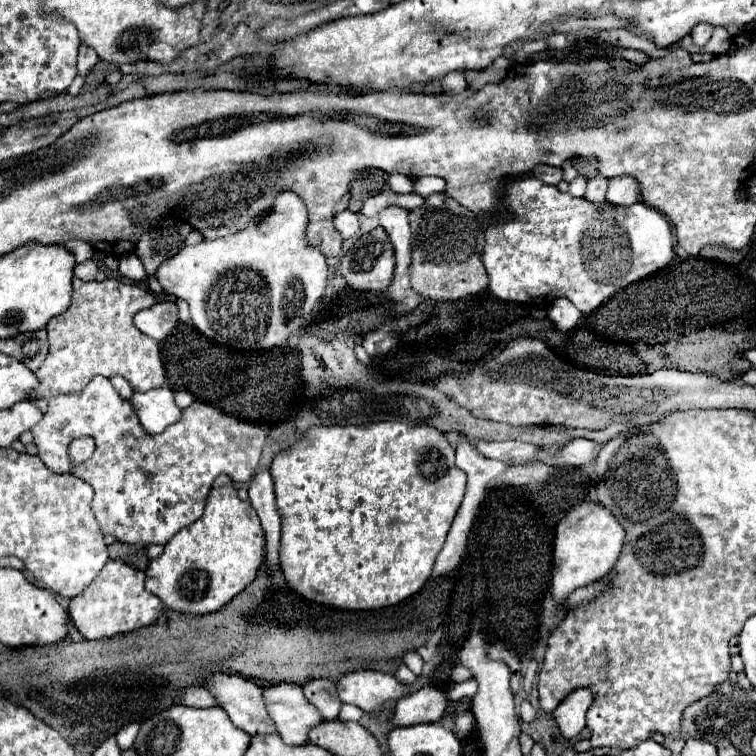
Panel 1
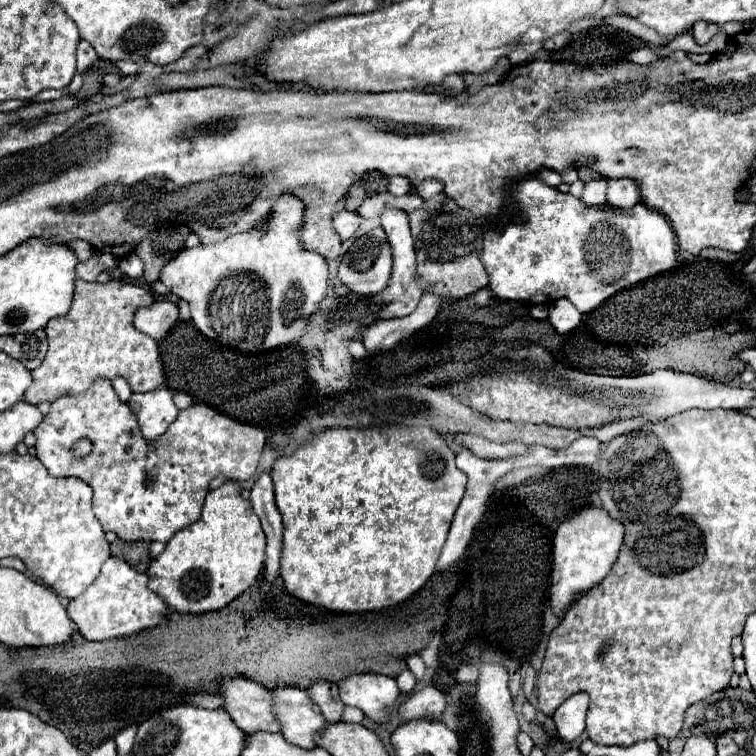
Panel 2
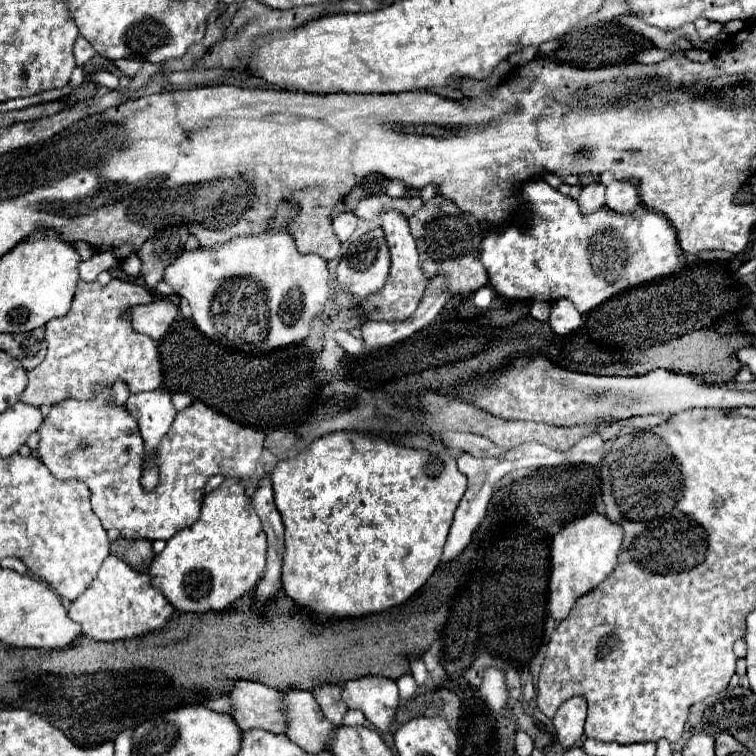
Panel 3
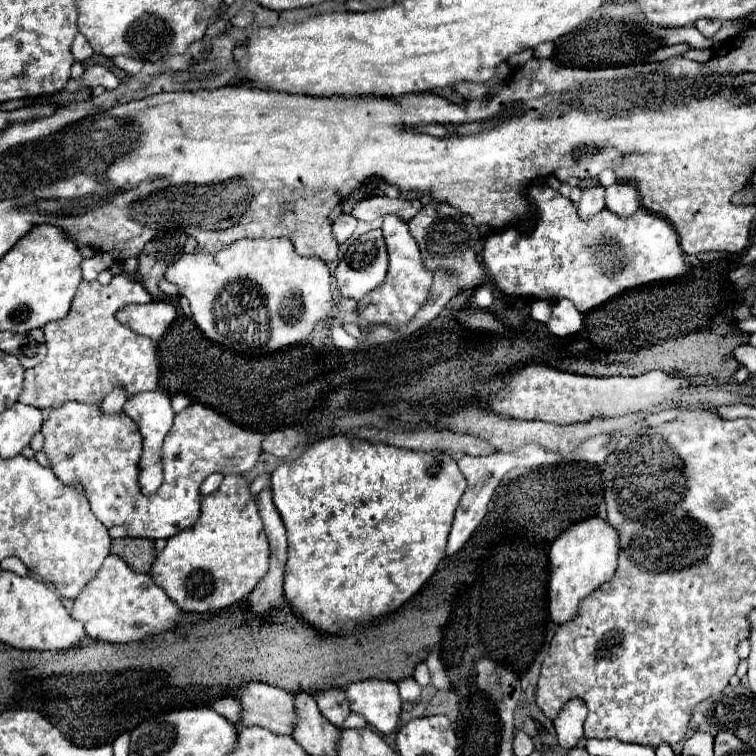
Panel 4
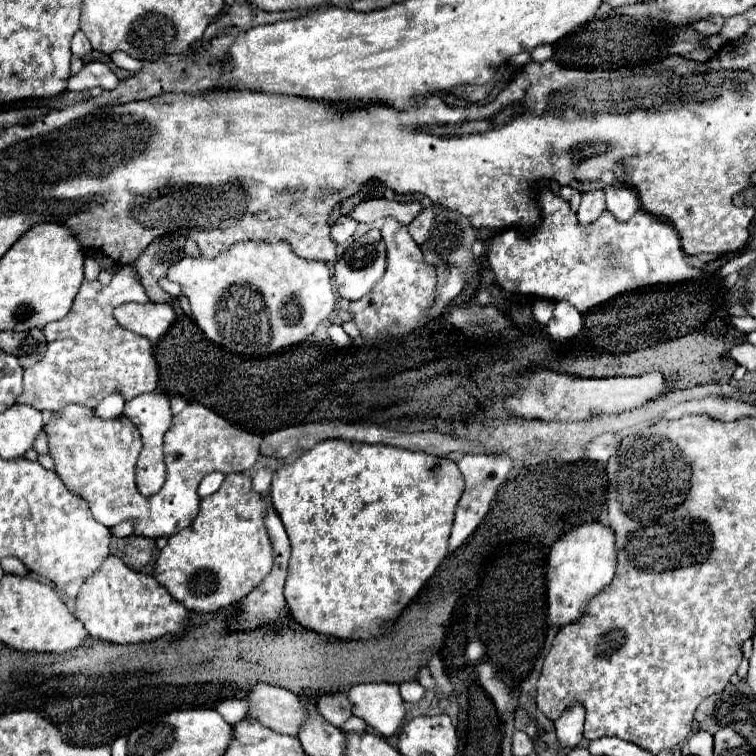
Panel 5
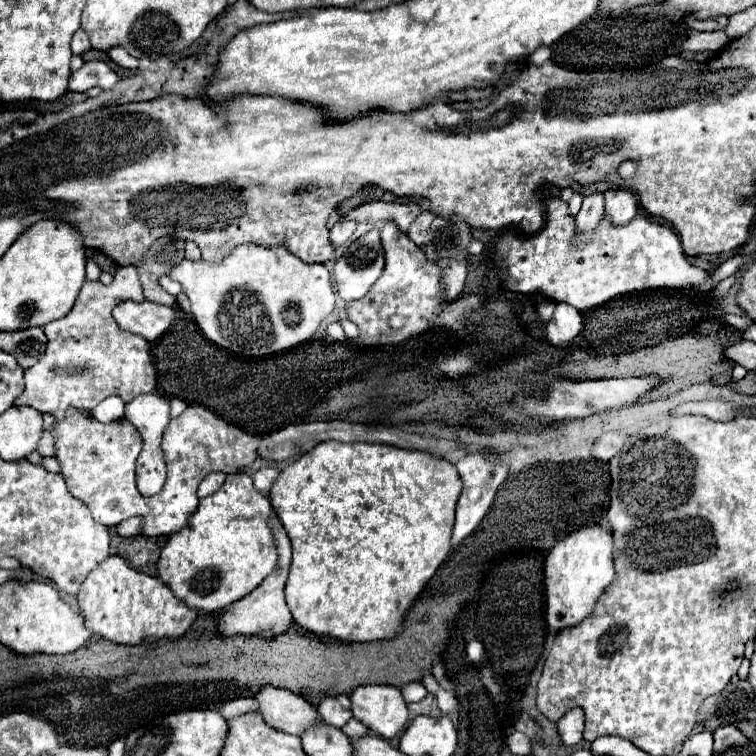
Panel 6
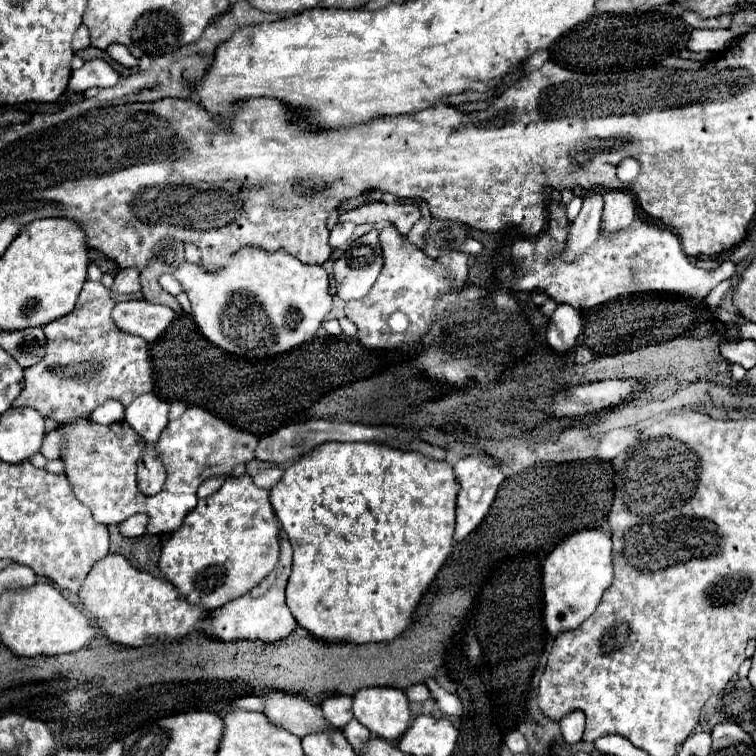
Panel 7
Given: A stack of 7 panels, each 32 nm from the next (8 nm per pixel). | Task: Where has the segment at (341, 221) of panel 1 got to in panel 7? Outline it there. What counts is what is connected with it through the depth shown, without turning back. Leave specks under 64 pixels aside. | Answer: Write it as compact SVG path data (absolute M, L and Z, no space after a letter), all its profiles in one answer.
M338 222L330 232L330 246L340 248L346 240L350 240L350 236L354 234L354 228L356 226L352 222Z

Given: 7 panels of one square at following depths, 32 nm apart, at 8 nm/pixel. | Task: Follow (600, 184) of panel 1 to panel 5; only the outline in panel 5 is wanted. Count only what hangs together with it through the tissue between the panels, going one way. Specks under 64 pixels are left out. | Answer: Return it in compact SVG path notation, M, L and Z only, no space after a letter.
M592 190L582 194L578 220L582 226L590 226L604 212L604 190Z

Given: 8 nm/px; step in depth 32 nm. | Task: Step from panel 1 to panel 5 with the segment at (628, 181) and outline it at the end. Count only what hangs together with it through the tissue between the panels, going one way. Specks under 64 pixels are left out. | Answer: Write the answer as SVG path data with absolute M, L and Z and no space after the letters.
M610 186L604 192L606 192L606 210L618 222L630 220L636 214L636 210L640 210L640 202L634 190L626 186Z

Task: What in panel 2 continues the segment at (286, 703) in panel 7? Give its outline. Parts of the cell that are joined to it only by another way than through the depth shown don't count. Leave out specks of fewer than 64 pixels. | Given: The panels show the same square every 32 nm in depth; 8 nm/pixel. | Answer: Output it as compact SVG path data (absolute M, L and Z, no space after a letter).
M232 678L222 680L220 694L226 700L226 712L246 734L258 730L280 732L280 722L272 712L270 688L246 678Z

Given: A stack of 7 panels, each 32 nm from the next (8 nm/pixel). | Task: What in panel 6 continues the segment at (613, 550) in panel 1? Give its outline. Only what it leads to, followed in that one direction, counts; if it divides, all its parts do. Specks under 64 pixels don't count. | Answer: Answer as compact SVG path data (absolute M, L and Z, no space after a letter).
M588 526L568 534L560 540L546 558L544 586L546 586L546 624L552 632L578 626L592 614L596 600L614 580L614 552L612 534L602 526Z

